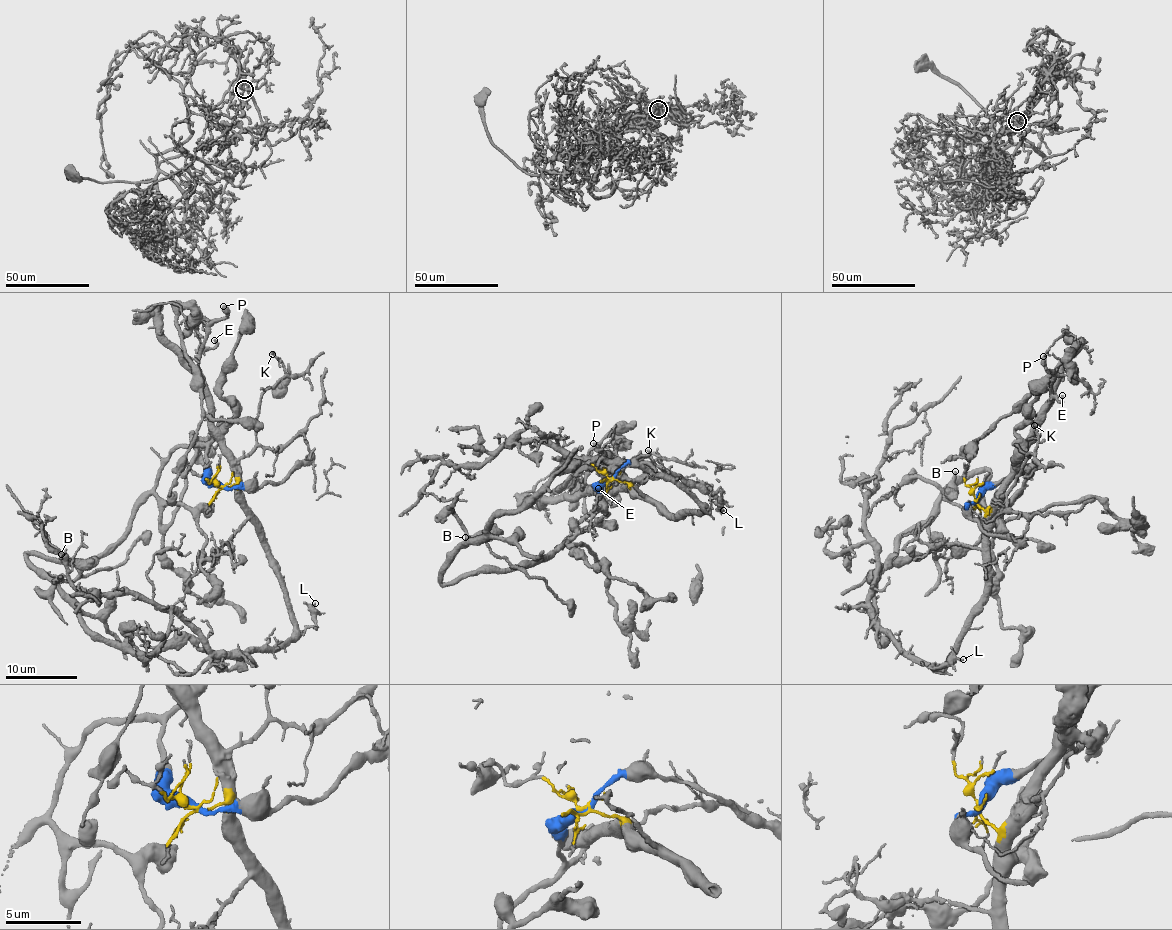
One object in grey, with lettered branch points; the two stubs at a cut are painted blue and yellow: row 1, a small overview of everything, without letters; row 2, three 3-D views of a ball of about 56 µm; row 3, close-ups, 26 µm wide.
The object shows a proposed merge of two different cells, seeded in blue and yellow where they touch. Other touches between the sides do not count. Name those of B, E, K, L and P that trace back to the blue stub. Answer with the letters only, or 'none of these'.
B

